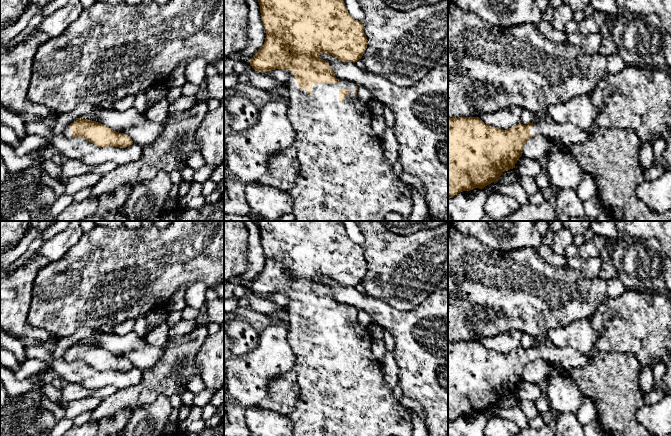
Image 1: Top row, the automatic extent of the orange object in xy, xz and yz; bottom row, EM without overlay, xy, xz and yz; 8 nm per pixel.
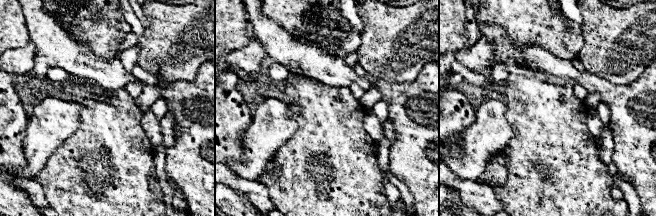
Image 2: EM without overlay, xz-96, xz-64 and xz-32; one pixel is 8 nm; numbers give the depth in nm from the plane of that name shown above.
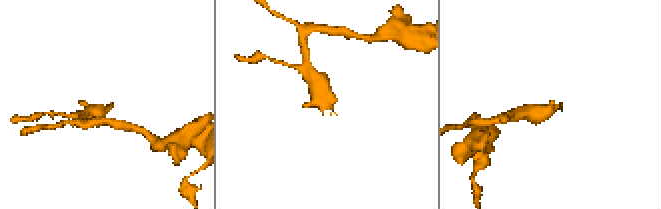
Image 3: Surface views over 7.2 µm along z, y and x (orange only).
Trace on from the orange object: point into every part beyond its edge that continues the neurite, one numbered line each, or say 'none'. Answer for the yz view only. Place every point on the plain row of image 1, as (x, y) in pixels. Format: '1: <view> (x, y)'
1: yz (637, 322)

